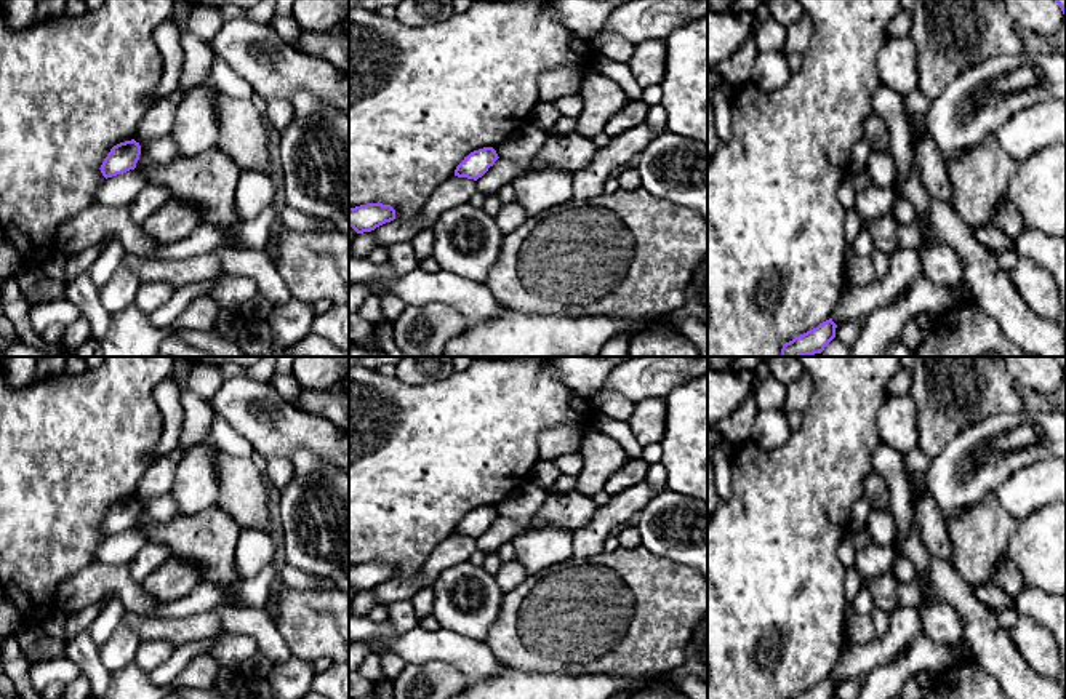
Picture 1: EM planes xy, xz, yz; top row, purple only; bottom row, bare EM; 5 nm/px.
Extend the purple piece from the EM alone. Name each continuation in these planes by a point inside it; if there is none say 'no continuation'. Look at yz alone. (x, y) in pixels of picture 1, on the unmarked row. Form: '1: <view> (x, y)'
no continuation

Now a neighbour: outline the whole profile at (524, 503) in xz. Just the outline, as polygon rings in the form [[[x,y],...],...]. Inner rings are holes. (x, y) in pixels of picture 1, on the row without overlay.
[[[531,477],[499,501],[495,509],[499,517],[525,521],[538,513],[547,494],[547,489],[541,488]]]

